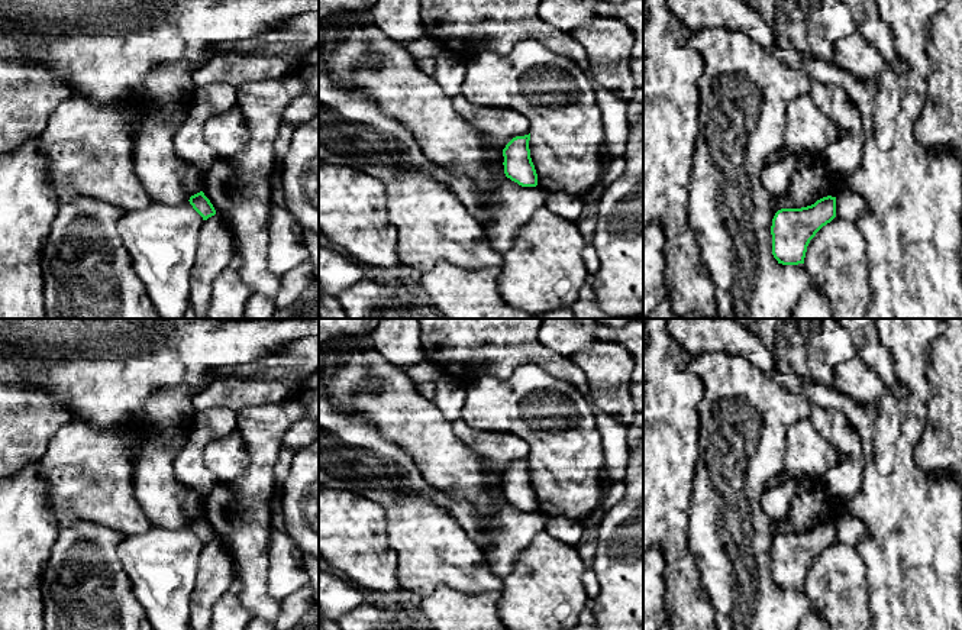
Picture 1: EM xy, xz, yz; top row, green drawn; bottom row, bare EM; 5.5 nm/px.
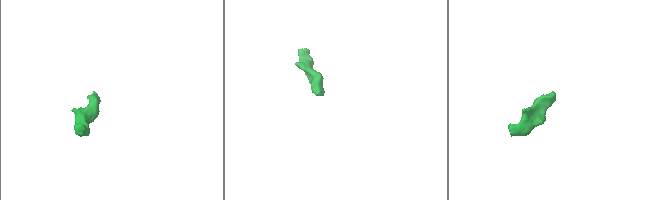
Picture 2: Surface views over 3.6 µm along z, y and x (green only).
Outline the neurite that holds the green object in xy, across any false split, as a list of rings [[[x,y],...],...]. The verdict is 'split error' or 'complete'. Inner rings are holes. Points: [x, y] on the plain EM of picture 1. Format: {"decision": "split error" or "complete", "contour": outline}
{"decision": "complete", "contour": [[[203,516],[191,520],[188,526],[193,533],[203,542],[203,545],[207,545],[209,542],[216,539],[213,529]]]}

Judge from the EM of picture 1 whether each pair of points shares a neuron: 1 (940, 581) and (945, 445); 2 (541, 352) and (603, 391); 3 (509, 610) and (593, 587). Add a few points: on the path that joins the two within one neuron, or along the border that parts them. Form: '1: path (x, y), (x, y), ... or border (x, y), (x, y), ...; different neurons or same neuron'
1: border (914, 454), (914, 461), (923, 471), (946, 474); different neurons
2: border (570, 358), (584, 372), (588, 383); different neurons
3: border (586, 566), (583, 588), (588, 597); different neurons

